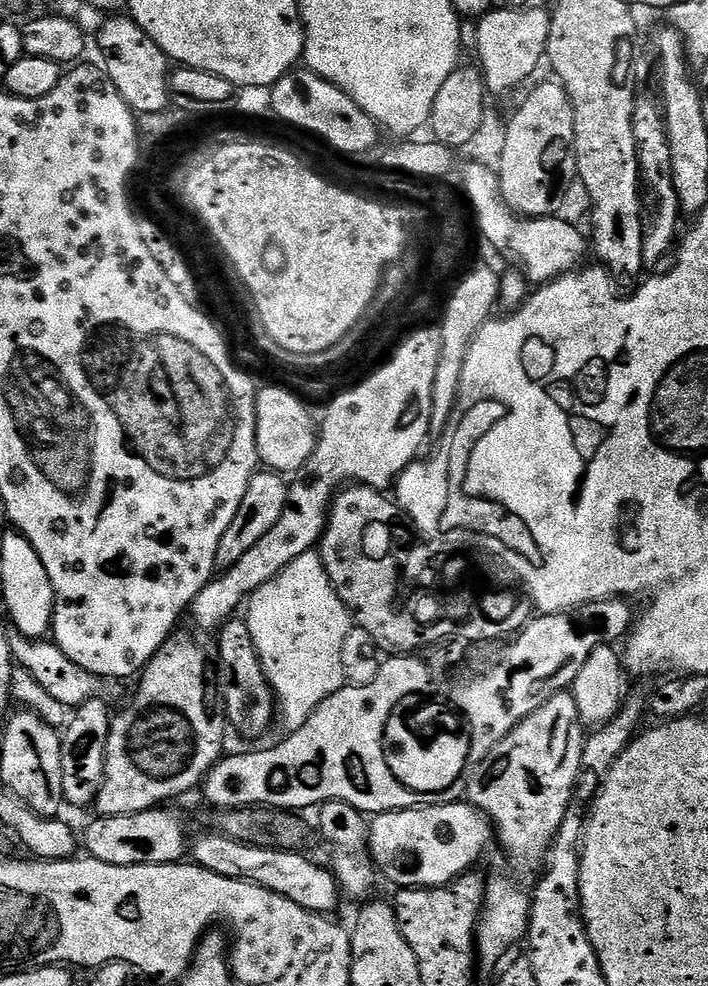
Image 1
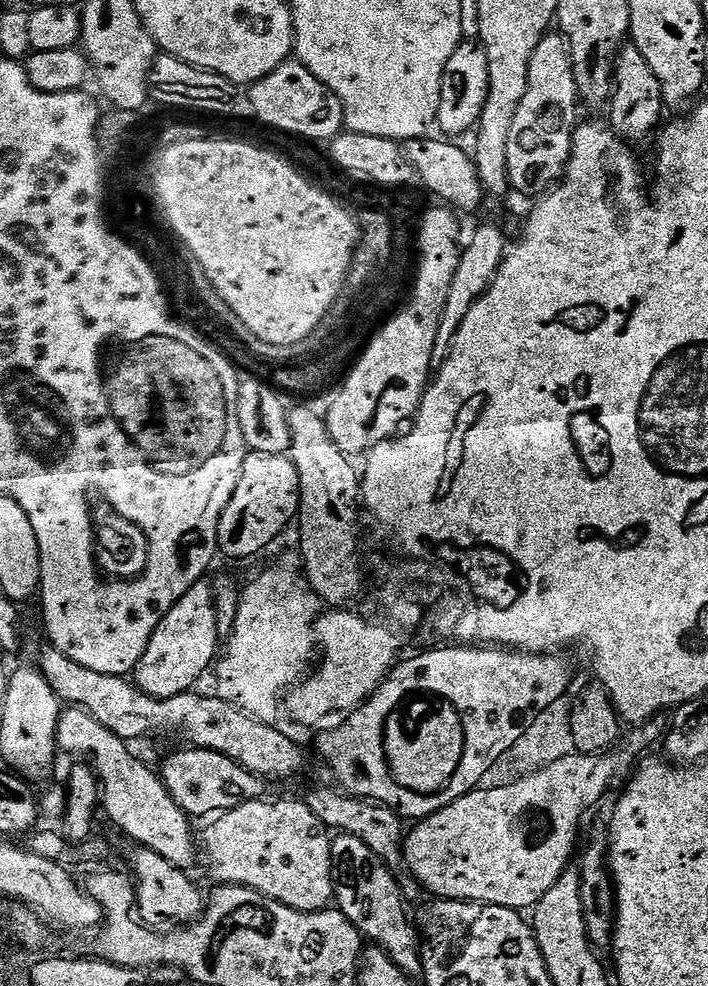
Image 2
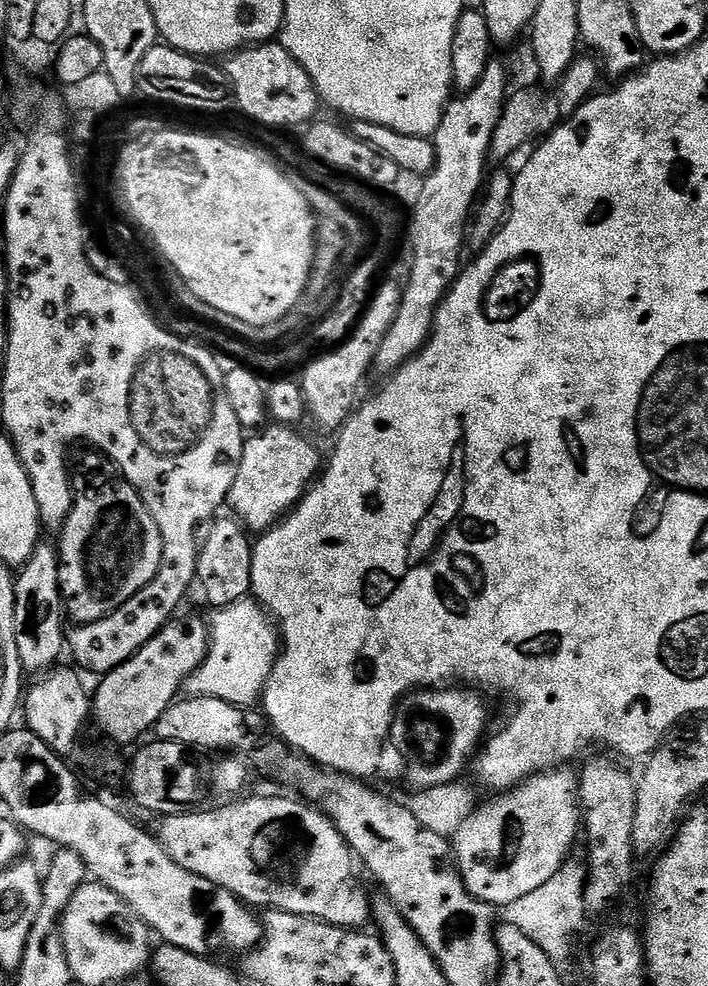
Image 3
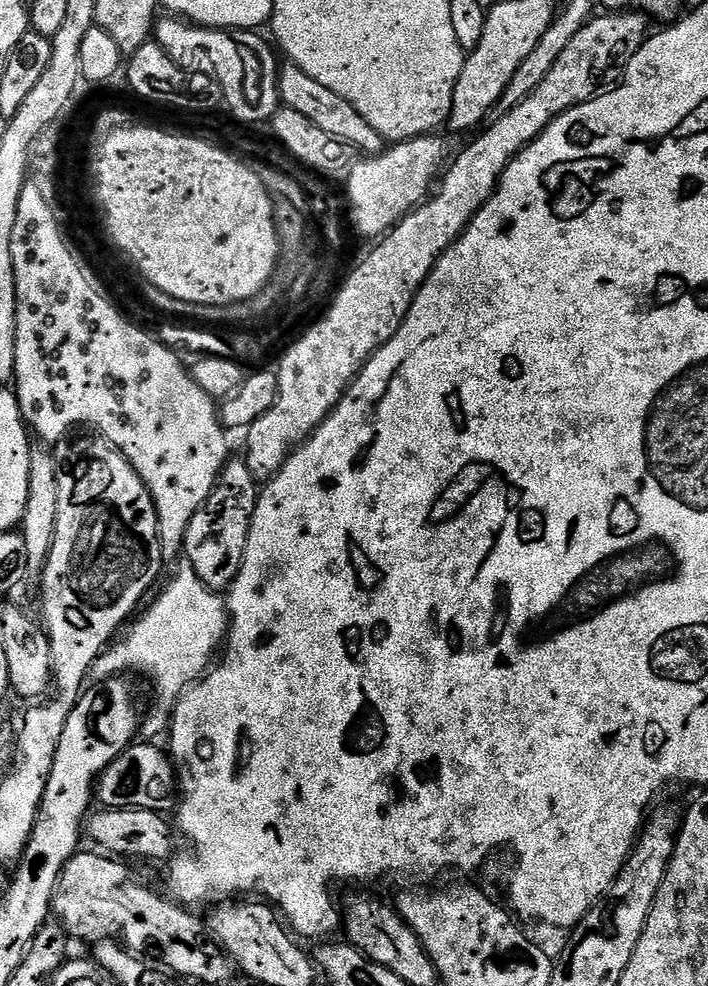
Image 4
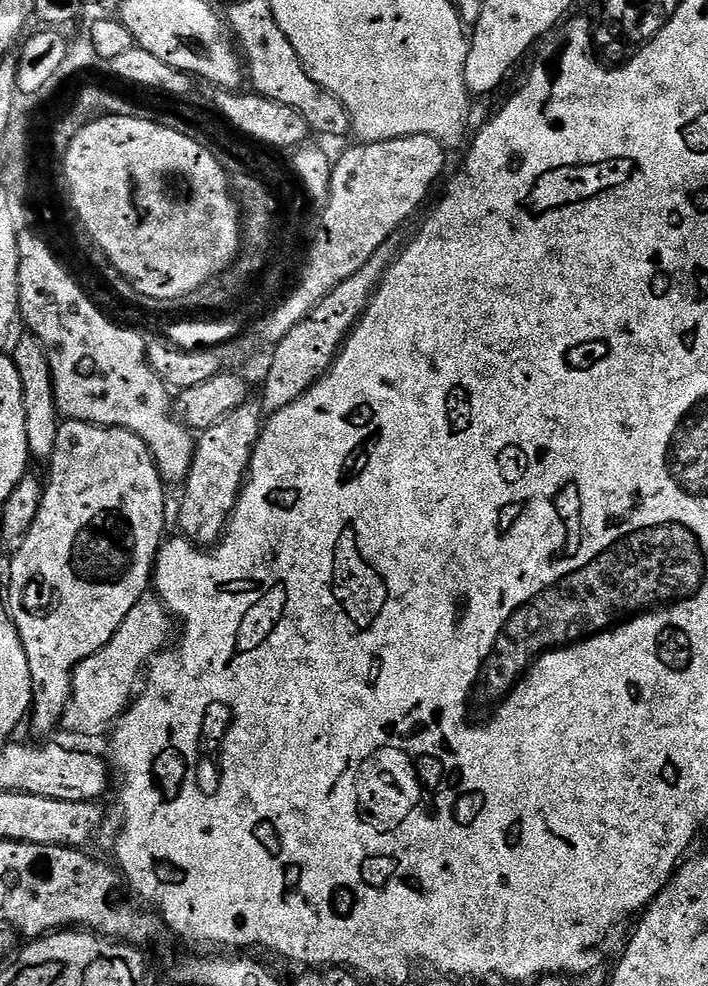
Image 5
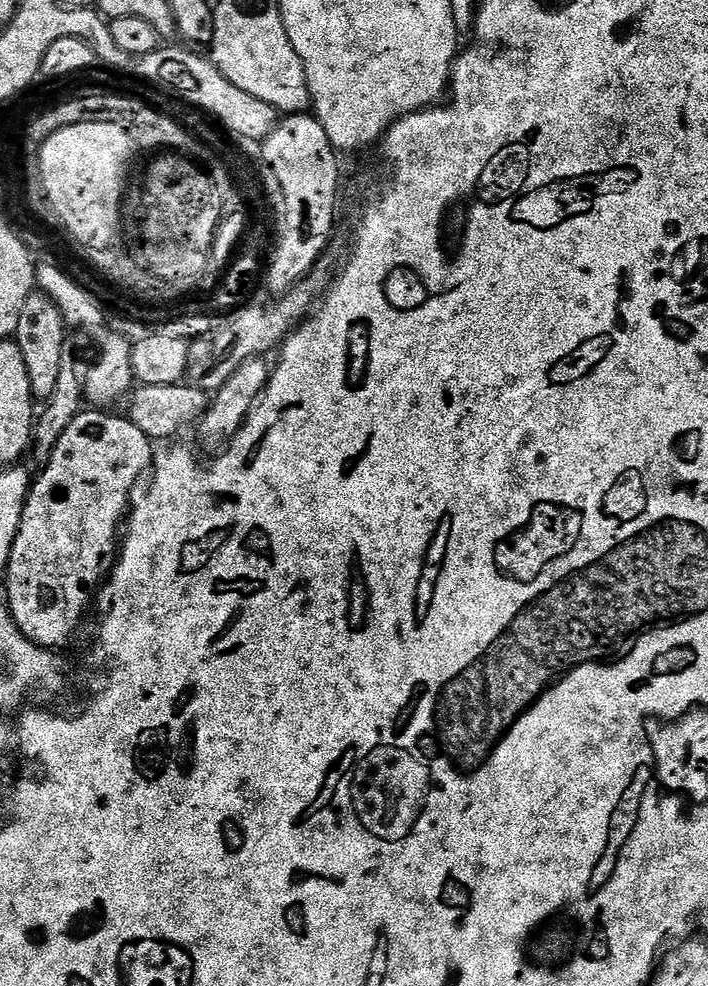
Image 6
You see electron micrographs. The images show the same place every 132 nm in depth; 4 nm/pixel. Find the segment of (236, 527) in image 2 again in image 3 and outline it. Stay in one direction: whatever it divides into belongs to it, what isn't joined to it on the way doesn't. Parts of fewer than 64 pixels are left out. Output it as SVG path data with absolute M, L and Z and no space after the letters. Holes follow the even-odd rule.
M268 426L244 441L234 486L228 491L227 507L249 533L263 534L303 498L322 468L320 452L292 426Z

